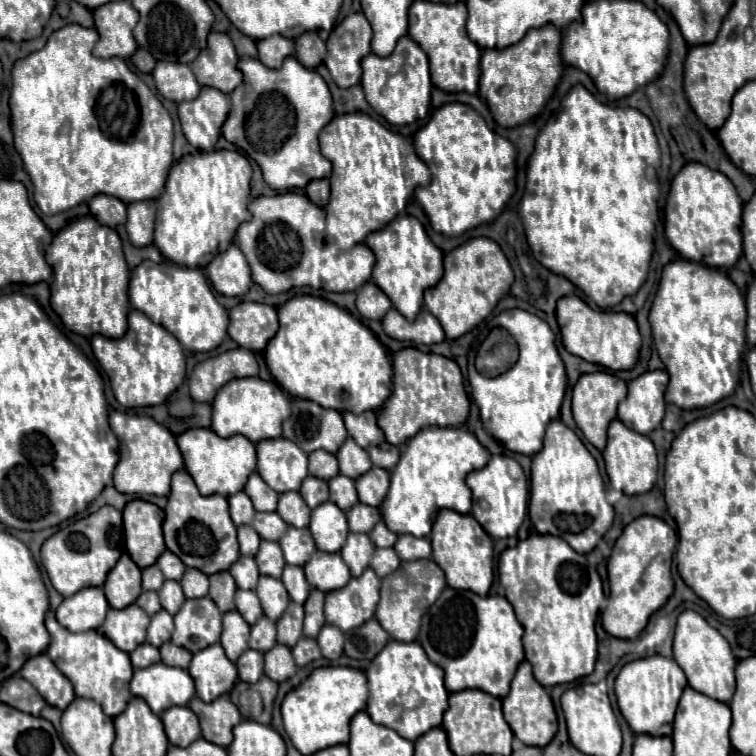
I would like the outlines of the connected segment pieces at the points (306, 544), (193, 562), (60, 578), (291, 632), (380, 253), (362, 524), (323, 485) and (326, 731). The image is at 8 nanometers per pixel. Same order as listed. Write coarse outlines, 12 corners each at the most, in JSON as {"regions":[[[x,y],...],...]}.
{"regions":[[[288,527],[278,543],[288,565],[304,565],[316,551],[308,527]],[[172,475],[162,531],[206,575],[240,555],[226,497]],[[112,505],[56,531],[42,565],[62,597],[104,585],[124,553]],[[290,605],[276,621],[278,643],[294,647],[302,637],[304,607]],[[412,215],[366,237],[372,281],[404,317],[442,277],[442,251]],[[356,503],[348,509],[348,527],[368,533],[382,519],[378,507]],[[308,475],[300,487],[310,509],[328,501],[328,483]],[[318,667],[282,701],[302,755],[348,743],[366,675]]]}

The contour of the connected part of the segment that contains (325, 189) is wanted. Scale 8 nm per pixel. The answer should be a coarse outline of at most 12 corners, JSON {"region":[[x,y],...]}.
{"region":[[328,179],[310,181],[306,195],[312,203],[324,207],[330,197]]}

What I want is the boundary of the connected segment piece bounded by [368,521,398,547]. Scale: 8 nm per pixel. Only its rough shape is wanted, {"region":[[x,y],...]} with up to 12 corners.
{"region":[[384,521],[372,529],[376,547],[392,547],[398,535],[392,533],[384,525]]}

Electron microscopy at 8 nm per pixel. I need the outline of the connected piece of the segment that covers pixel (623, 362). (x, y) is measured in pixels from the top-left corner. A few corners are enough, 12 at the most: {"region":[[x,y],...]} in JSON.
{"region":[[558,301],[568,353],[614,371],[634,367],[632,315]]}

